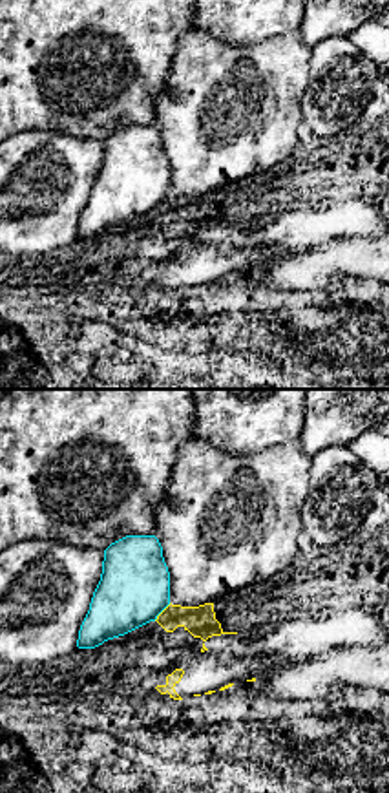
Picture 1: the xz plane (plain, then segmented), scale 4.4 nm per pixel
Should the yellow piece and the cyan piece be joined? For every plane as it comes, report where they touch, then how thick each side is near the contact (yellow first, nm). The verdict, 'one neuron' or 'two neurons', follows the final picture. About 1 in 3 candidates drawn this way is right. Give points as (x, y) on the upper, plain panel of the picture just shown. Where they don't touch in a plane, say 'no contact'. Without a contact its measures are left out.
(161, 203) | 140/320 nm

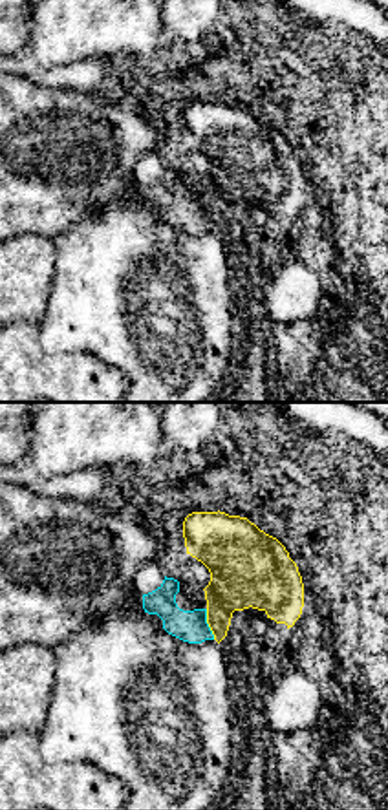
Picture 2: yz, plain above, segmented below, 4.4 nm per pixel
(209, 214) | 280/140 nm

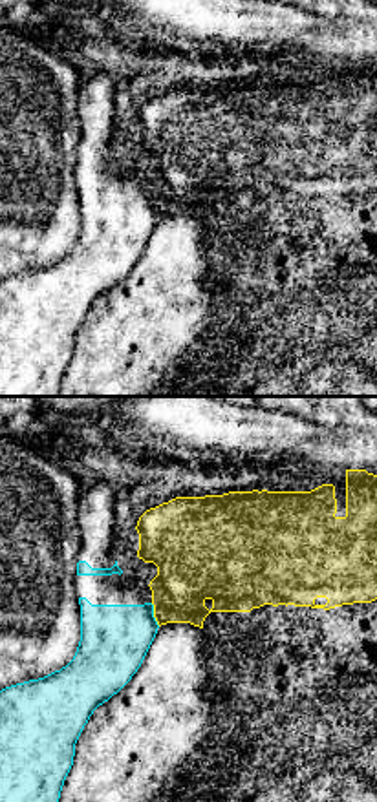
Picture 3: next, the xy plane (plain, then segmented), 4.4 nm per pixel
(154, 205) | 280/300 nm

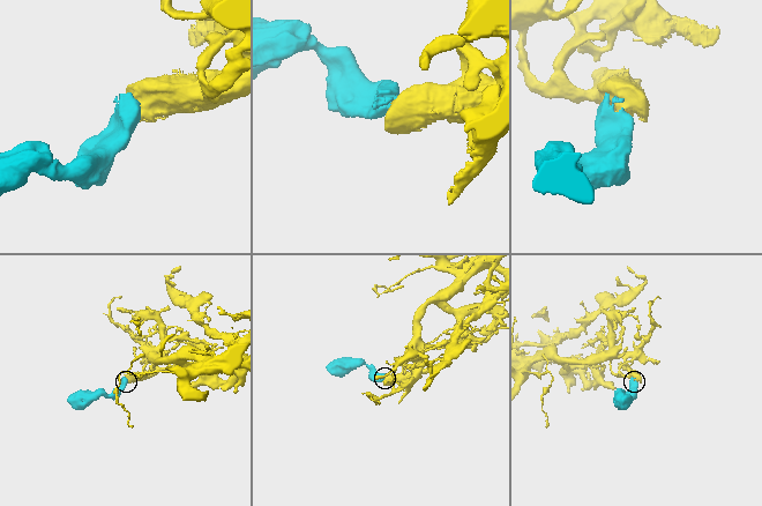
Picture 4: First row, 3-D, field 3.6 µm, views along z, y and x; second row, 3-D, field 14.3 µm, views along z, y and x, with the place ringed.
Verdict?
two neurons

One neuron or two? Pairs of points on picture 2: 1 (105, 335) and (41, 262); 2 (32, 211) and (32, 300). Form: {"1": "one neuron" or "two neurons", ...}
{"1": "two neurons", "2": "two neurons"}

